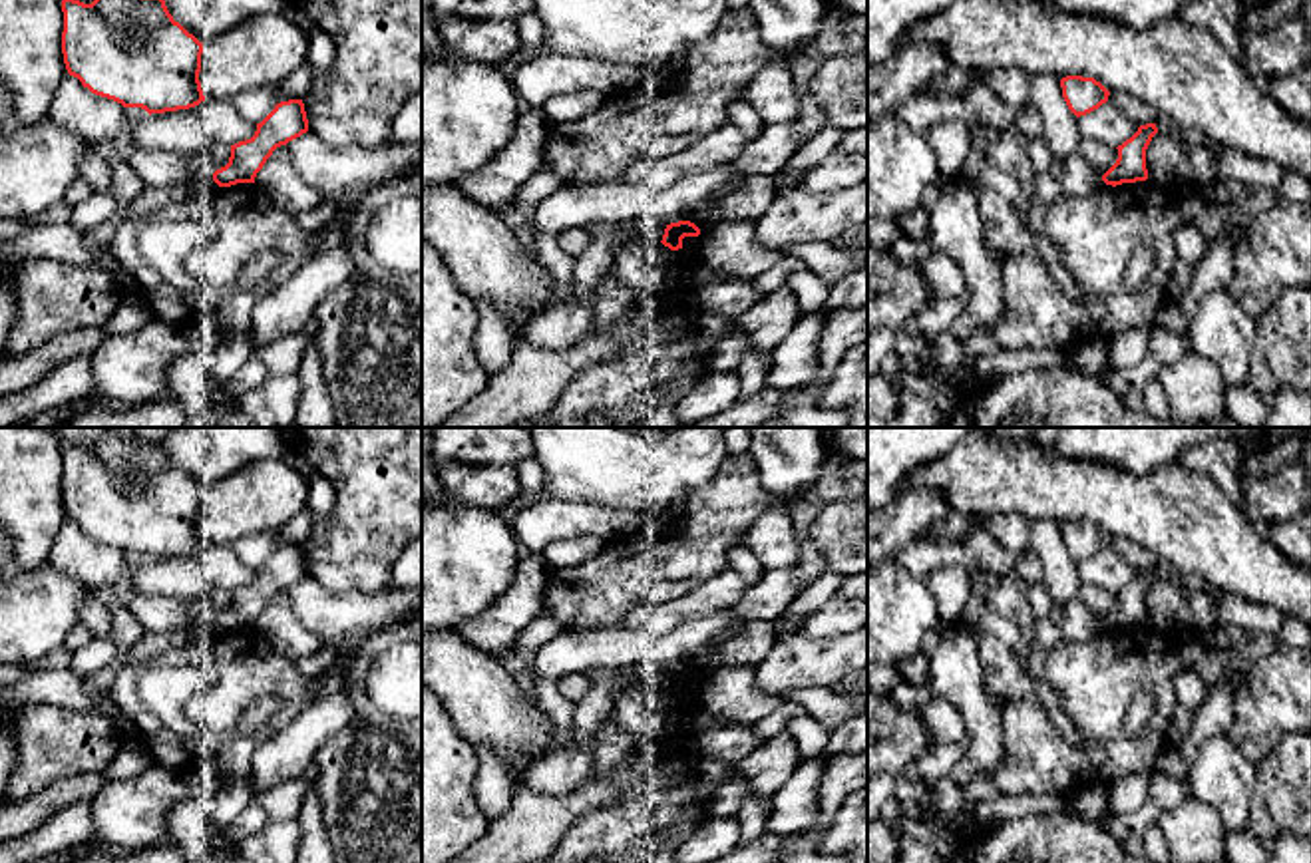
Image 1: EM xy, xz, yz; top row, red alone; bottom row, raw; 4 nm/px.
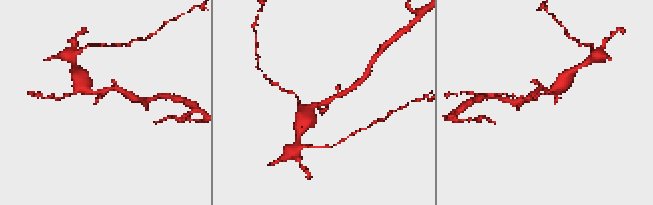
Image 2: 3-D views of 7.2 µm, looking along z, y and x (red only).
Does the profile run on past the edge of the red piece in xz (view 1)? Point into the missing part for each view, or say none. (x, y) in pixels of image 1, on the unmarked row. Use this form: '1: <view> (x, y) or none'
1: none

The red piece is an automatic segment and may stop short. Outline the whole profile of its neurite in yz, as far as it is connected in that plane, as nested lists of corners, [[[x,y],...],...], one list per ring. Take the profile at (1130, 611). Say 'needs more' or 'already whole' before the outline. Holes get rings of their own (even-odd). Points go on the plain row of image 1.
already whole; [[[1156,569],[1140,571],[1130,585],[1116,593],[1118,604],[1102,620],[1102,626],[1112,632],[1122,628],[1146,626],[1148,624],[1146,595],[1156,579],[1158,579]]]

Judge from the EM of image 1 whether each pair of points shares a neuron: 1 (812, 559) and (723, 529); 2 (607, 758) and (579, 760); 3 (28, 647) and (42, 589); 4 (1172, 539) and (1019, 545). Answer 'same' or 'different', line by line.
1: different
2: different
3: same
4: different

